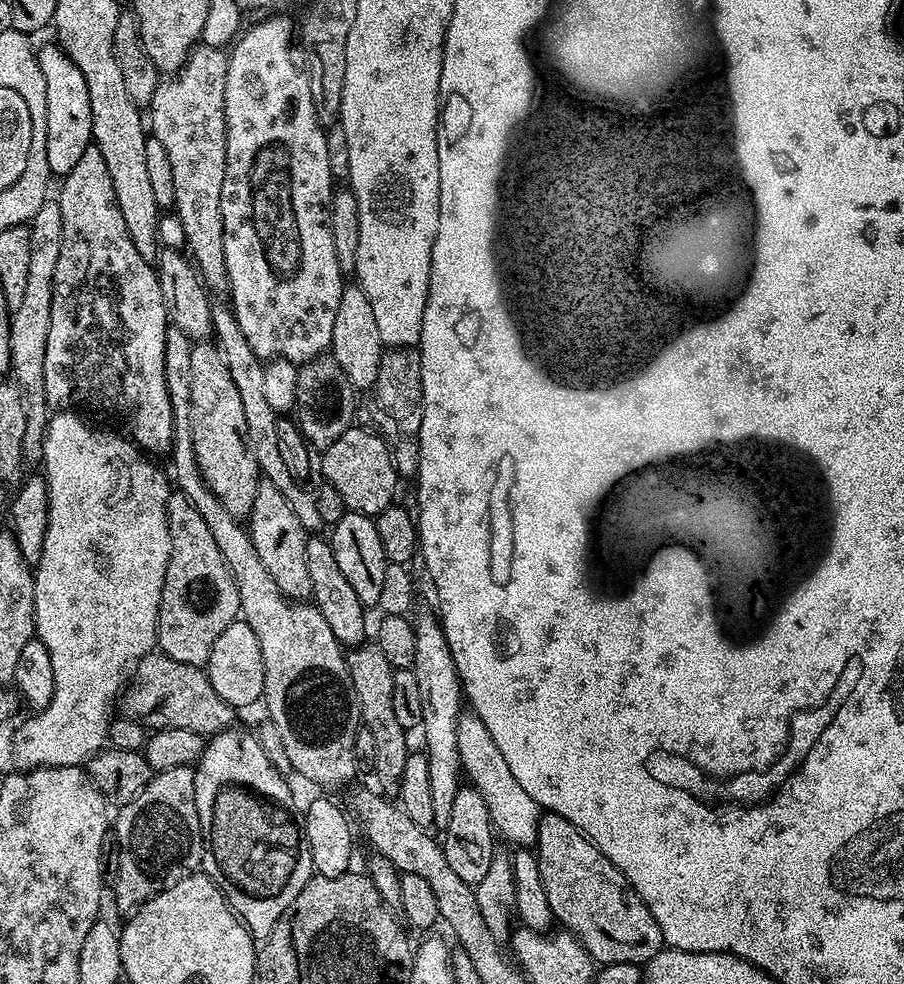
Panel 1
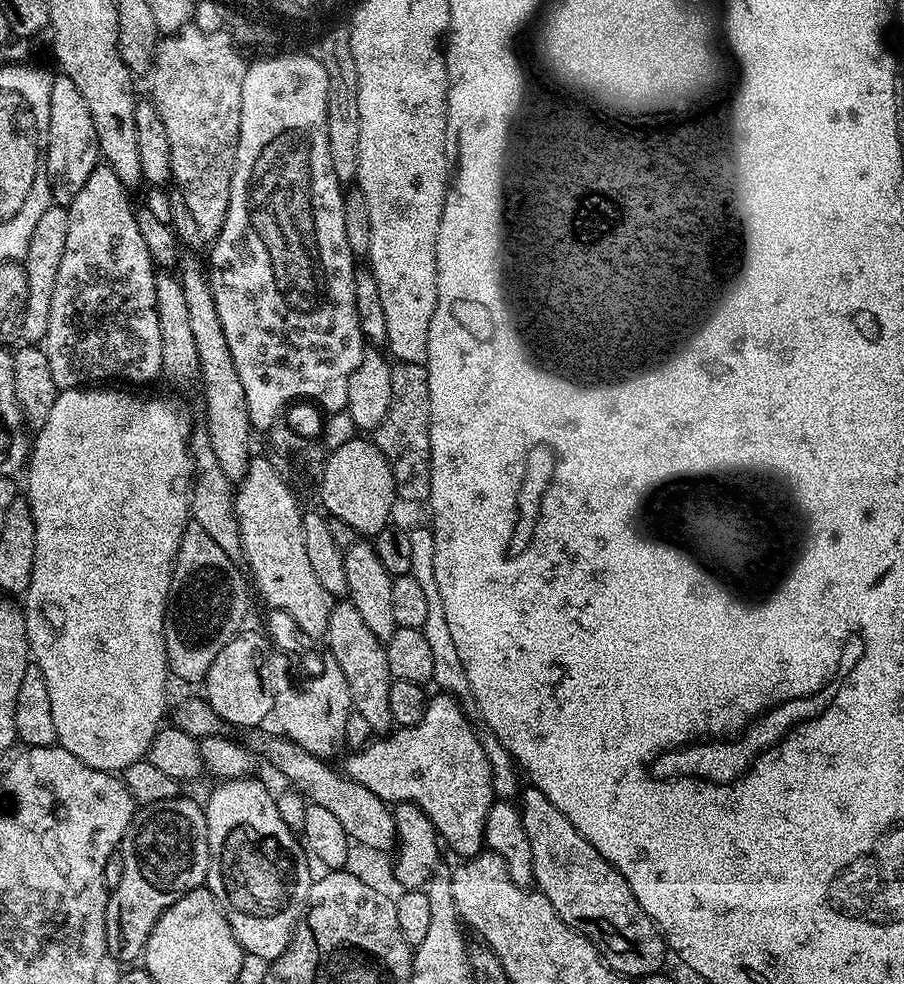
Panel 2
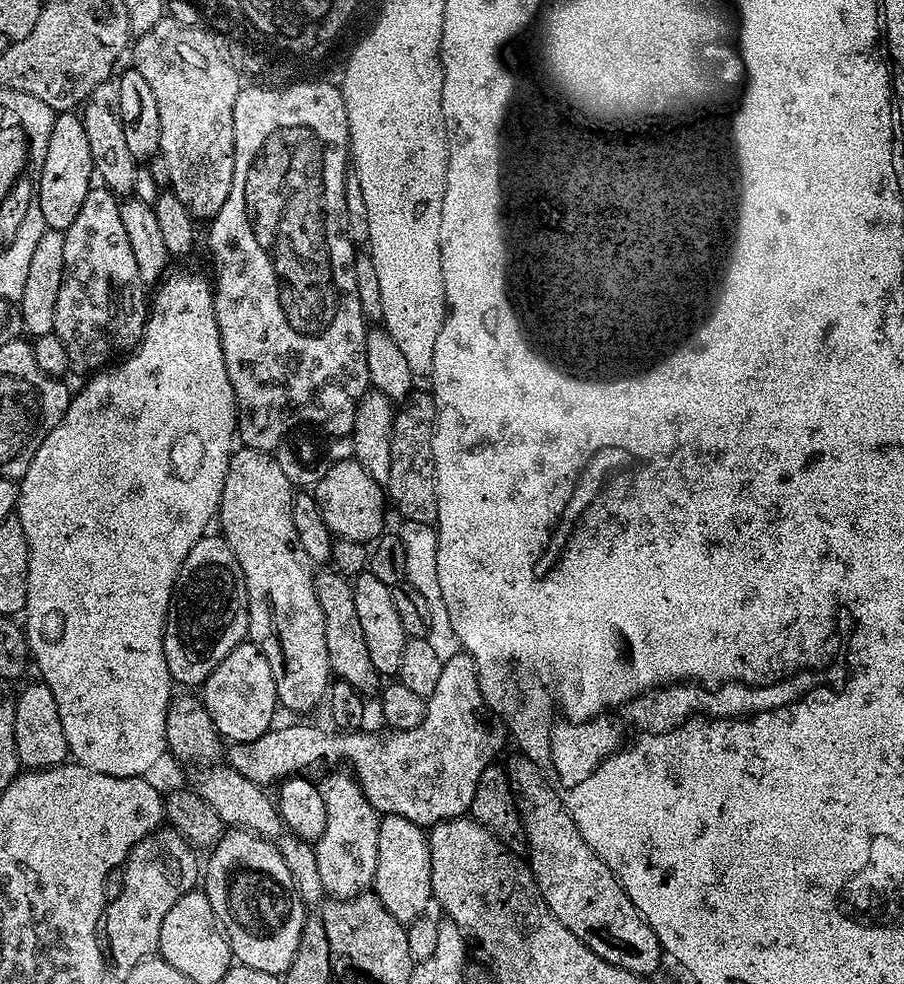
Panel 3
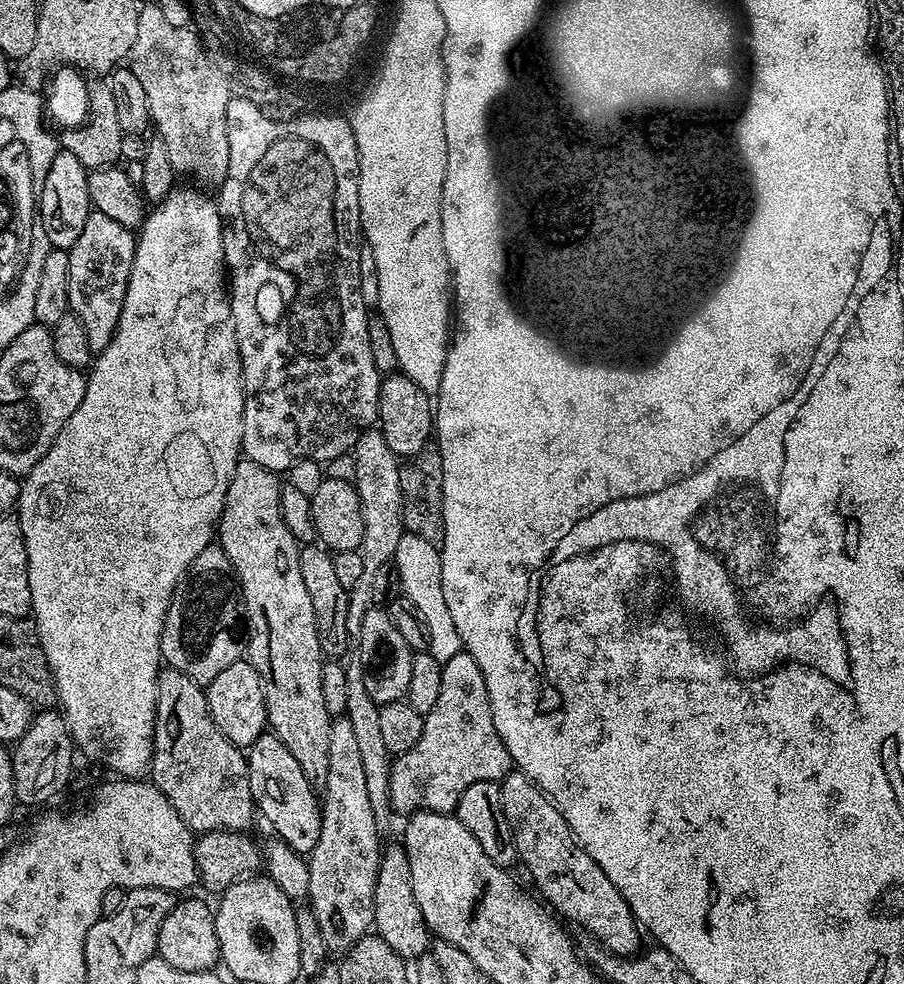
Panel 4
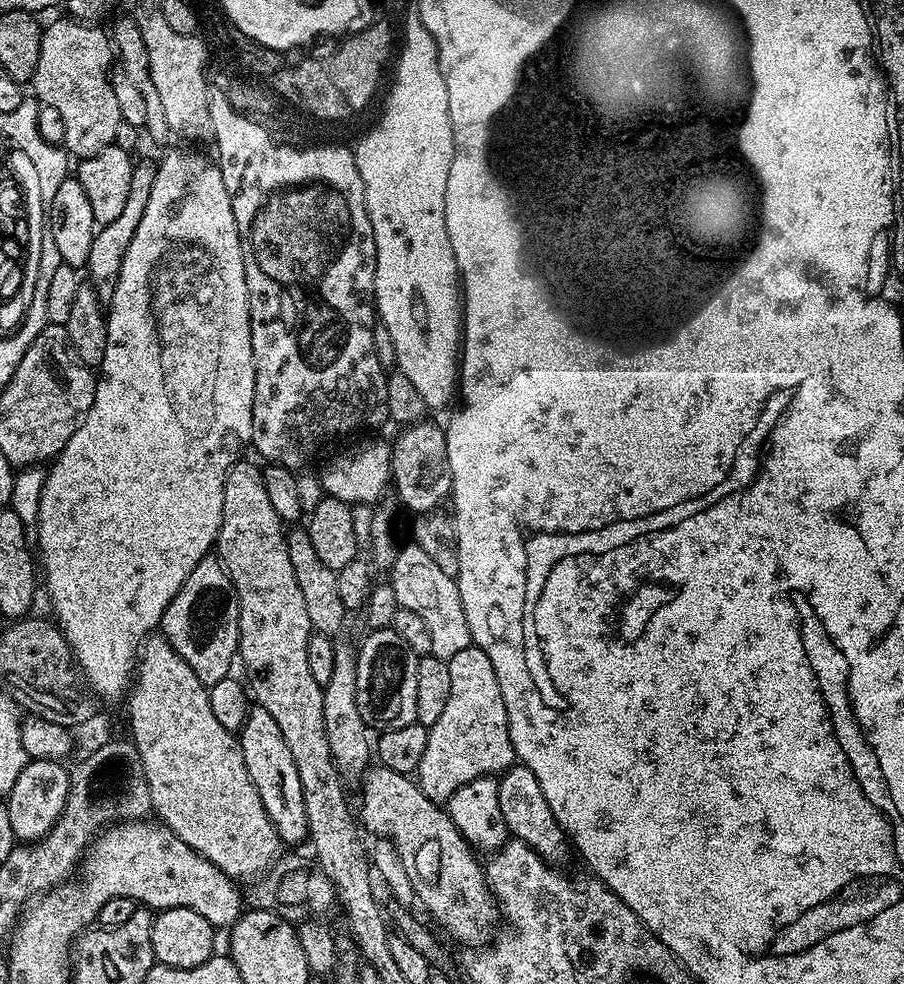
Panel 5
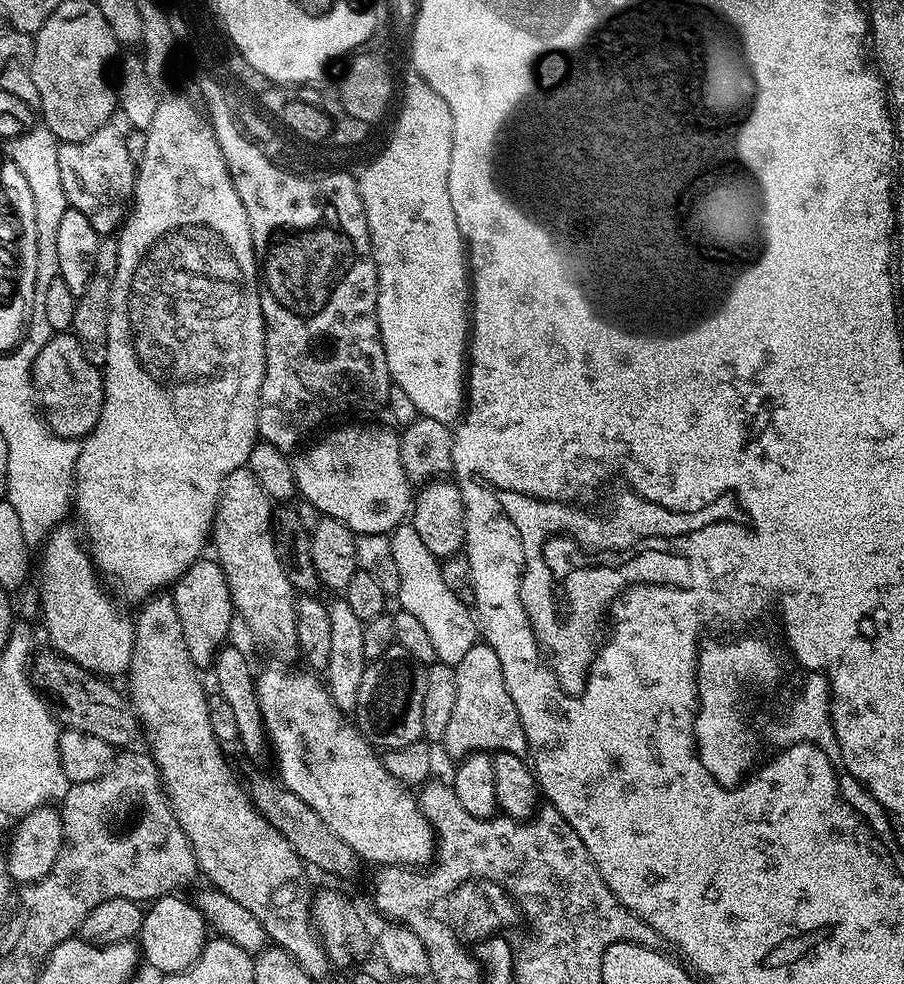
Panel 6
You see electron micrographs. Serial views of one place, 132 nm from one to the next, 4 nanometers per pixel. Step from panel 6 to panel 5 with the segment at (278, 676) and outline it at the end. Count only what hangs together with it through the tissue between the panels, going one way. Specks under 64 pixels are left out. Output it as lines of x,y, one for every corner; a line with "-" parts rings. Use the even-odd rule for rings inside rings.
369,767
362,777
364,784
364,805
358,808
358,816
363,827
376,832
377,837
391,840
402,858
402,866
406,866
406,874
410,874
410,882
416,891
416,899
424,908
464,946
484,946
497,935
496,923
501,923
502,913
492,889
488,887
486,868
476,861
477,853
464,835
450,822
447,811
437,801
432,800
420,788
412,776
403,776
389,768

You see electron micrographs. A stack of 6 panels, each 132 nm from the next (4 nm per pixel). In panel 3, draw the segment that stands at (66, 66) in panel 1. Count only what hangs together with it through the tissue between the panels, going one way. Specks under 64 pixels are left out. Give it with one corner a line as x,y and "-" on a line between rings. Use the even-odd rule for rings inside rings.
75,111
61,112
51,121
52,129
48,132
48,145
44,148
44,165
40,168
40,184
35,185
35,203
42,206
42,218
46,218
49,229
62,232
78,218
78,210
82,210
82,202
86,202
86,194
94,186
94,169
90,158
90,142
86,142
86,130
83,119

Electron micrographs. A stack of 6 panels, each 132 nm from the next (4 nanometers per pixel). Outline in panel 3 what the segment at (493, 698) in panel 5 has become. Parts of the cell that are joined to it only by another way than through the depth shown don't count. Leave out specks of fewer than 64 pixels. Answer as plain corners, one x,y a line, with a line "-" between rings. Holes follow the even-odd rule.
467,654
455,656
450,660
446,660
442,666
442,675
438,677
438,687
434,689
434,694
427,697
428,709
426,710
426,718
422,718
422,726
418,726
414,730
406,730
405,732
394,732
391,730
383,730
384,732
368,732
369,730
361,730
358,732
342,732
337,734
335,731
327,730
323,732
320,728
315,728
312,724
288,724
285,728
279,726
273,727
266,734
262,734
258,738
254,738
250,742
242,742
241,744
232,744
229,752
226,752
226,764
228,767
238,770
238,774
242,774
246,778
250,778
254,783
261,786
275,785
277,782
283,782
289,776
303,776
305,780
313,782
319,781
328,775
329,772
339,769
341,766
347,765
357,782
362,786
362,790
366,794
366,798
370,802
370,806
374,806
377,812
386,816
401,816
402,818
410,818
410,822
421,826
431,826
433,824
443,824
445,822
456,822
467,812
473,811
476,803
476,793
480,791
482,785
489,779
488,771
495,766
500,760
500,744
496,741
496,736
490,729
484,725
484,720
480,717
480,712
484,708
484,695
480,692
480,683
476,677
476,667
473,666
472,660

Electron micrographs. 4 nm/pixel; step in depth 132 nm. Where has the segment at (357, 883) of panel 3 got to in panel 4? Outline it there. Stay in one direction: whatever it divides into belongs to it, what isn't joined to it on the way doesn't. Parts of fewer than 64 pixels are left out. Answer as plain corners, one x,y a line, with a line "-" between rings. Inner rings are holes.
346,718
333,719
330,726
330,762
326,769
326,786
322,790
322,834
318,834
318,846
307,857
310,870
310,890
306,897
318,926
322,926
322,938
326,938
329,953
343,954
353,948
363,936
369,935
374,918
374,886
380,869
382,830
374,822
374,809
370,806
370,793
366,790
366,773
354,730

